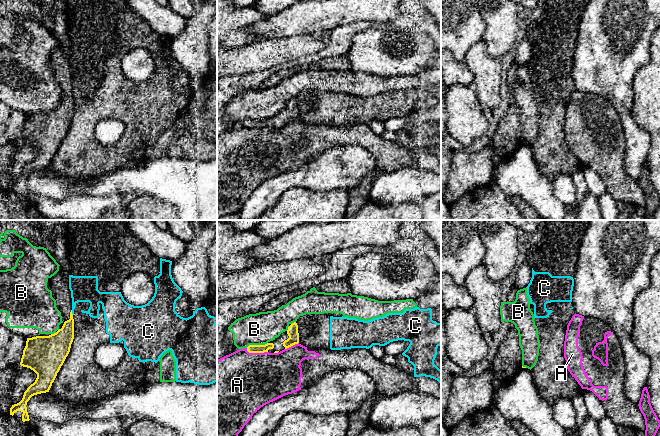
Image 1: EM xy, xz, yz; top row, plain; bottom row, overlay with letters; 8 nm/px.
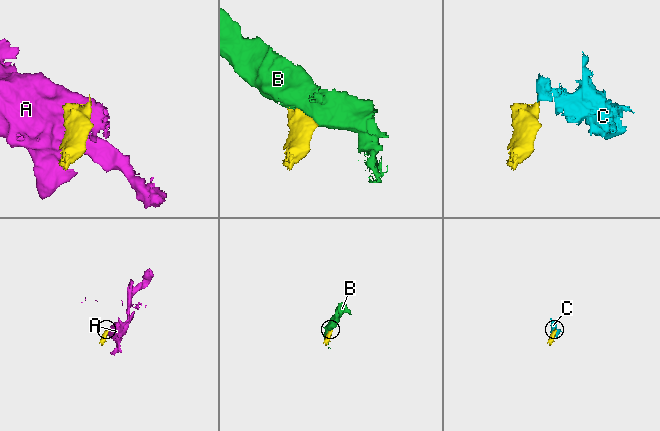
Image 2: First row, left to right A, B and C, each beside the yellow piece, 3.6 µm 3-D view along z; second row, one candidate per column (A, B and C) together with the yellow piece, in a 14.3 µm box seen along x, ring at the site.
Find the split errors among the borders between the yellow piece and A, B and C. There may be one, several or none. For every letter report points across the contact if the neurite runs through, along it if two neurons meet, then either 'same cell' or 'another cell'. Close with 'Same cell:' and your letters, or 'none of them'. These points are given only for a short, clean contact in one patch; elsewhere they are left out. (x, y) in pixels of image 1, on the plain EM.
A: another cell
B: another cell
C: another cell
Same cell: none of them

